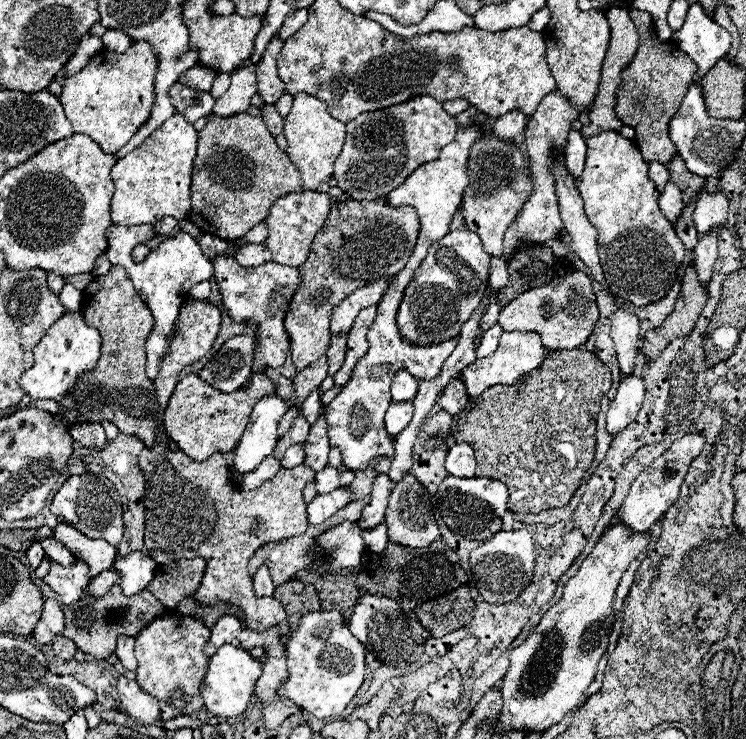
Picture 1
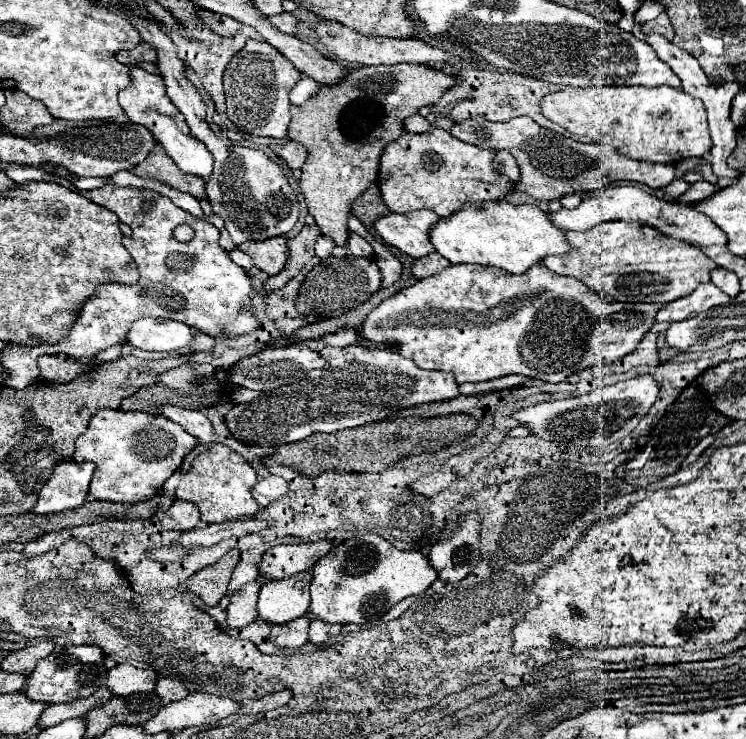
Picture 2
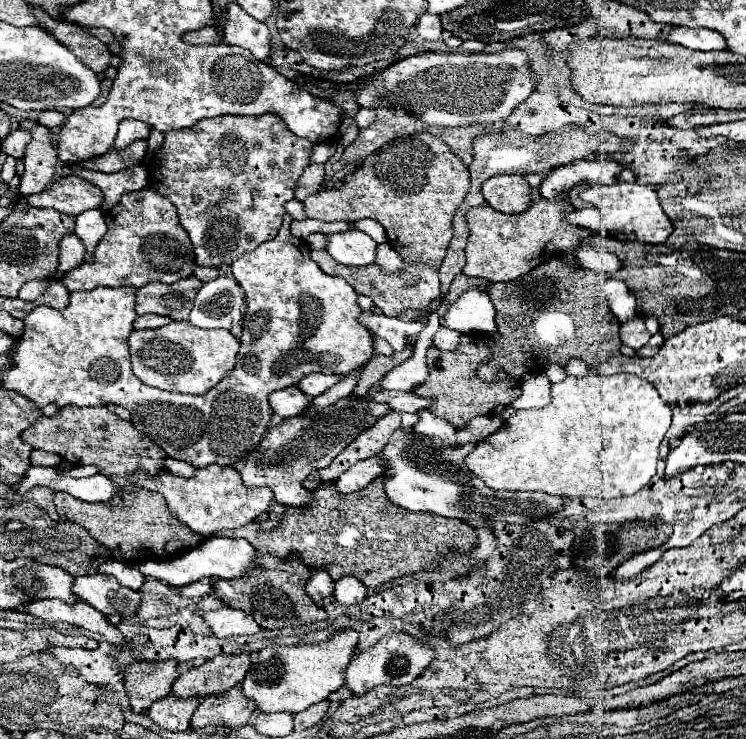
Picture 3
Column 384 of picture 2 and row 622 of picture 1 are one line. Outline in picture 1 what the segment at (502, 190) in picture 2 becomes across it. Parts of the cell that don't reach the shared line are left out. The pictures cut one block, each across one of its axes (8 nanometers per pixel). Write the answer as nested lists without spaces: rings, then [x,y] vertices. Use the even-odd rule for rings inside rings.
[[[168,612],[148,622],[136,636],[136,682],[144,692],[158,698],[162,720],[176,716],[190,716],[204,708],[200,694],[200,684],[208,666],[208,656],[204,654],[204,644],[210,638],[210,628],[180,612]]]

